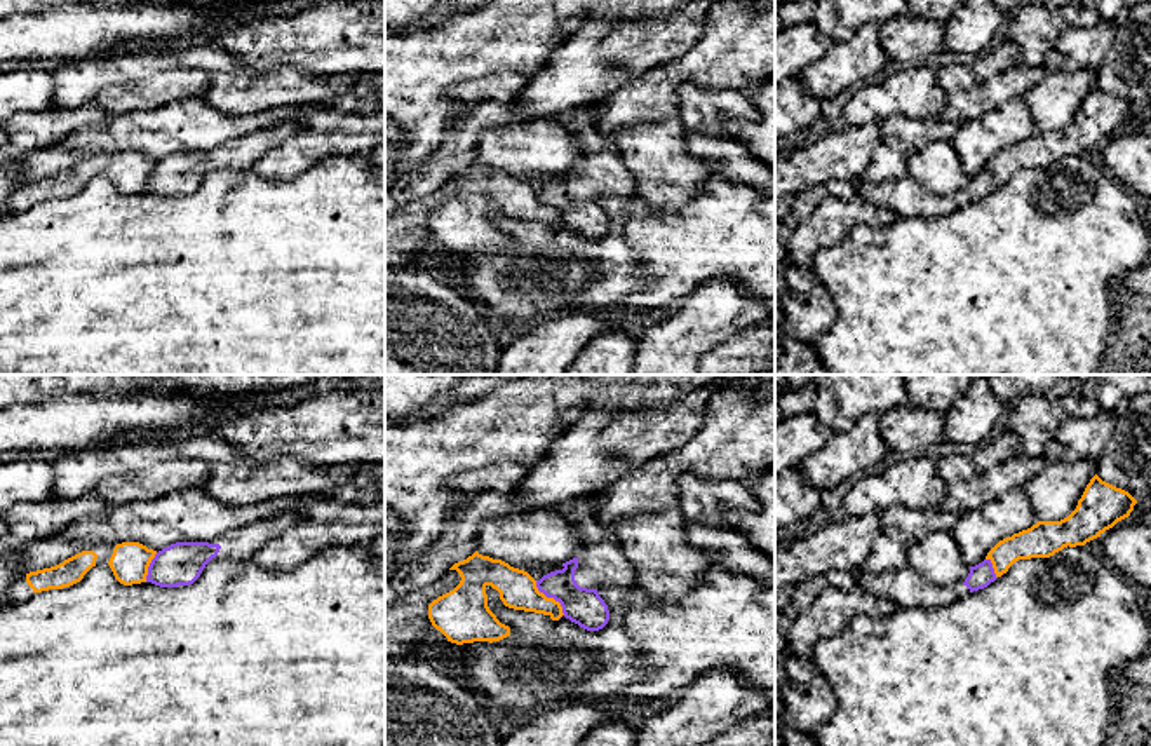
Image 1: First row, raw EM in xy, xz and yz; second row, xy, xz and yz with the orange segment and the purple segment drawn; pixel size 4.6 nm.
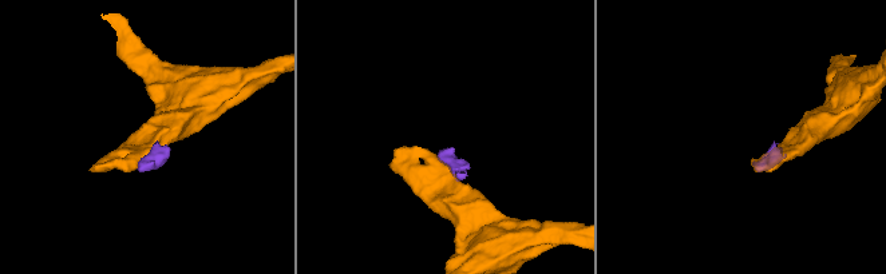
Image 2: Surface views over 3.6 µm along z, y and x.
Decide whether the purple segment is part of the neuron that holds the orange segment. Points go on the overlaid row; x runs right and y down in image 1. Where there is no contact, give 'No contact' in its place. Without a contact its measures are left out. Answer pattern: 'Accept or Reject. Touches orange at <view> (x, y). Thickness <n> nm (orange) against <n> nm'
Reject. Touches orange at xz (551, 598). Thickness 180 nm (orange) against 170 nm

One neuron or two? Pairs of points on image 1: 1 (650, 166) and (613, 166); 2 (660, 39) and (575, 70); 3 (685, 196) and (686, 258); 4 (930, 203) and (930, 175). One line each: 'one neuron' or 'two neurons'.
1: two neurons
2: one neuron
3: two neurons
4: two neurons

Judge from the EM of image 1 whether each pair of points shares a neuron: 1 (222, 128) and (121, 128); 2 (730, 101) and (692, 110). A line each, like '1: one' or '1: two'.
1: one
2: one

